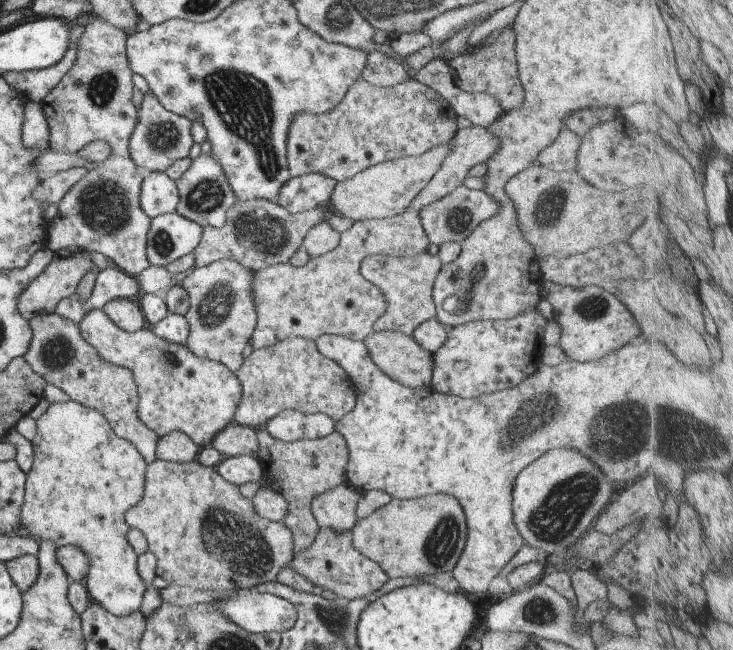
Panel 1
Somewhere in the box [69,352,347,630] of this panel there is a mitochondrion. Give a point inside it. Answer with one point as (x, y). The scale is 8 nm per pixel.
(247, 550)

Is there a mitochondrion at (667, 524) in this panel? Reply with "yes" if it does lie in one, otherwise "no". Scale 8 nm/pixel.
no

